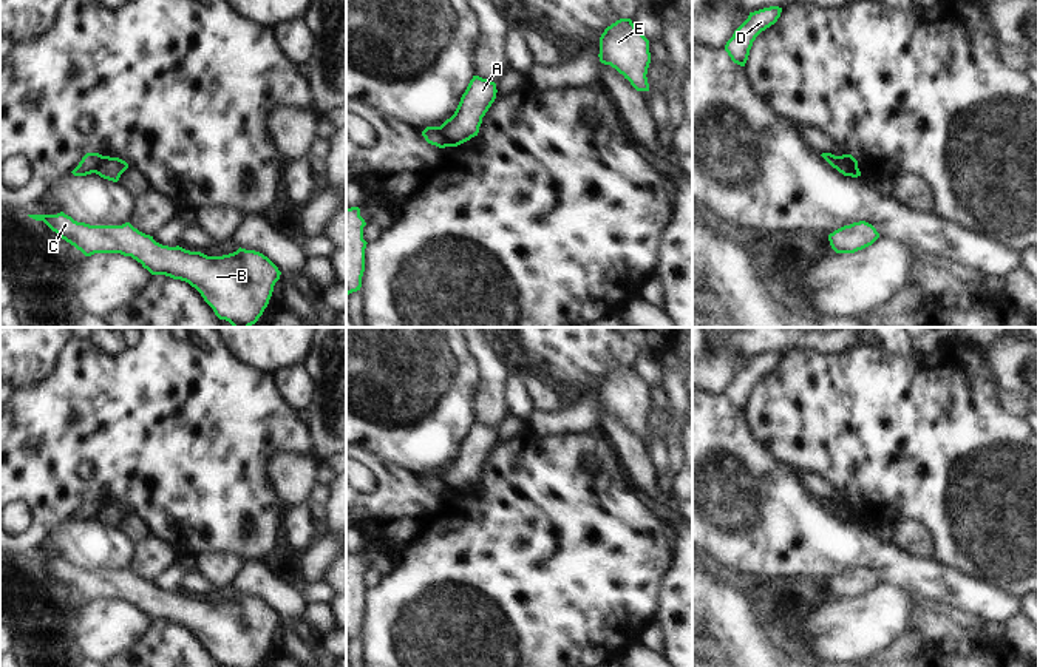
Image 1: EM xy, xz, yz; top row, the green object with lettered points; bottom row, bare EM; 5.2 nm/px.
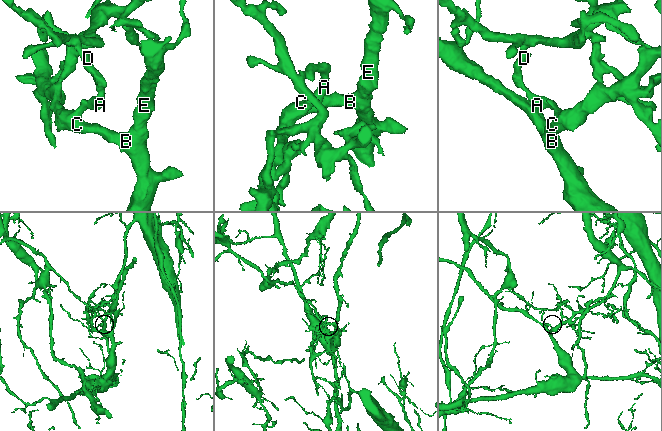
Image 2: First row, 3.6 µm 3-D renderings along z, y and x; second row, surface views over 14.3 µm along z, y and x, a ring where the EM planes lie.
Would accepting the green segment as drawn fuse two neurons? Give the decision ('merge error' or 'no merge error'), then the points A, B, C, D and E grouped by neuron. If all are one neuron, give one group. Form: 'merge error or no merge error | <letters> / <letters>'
merge error | A D / B C E

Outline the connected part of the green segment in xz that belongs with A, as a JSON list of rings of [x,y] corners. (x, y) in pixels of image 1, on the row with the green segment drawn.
[[[473,76],[454,114],[440,125],[447,147],[457,147],[478,136],[482,117],[495,102],[496,93],[495,82]]]

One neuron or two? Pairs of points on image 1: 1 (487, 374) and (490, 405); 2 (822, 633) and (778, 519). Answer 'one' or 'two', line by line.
1: one
2: two

